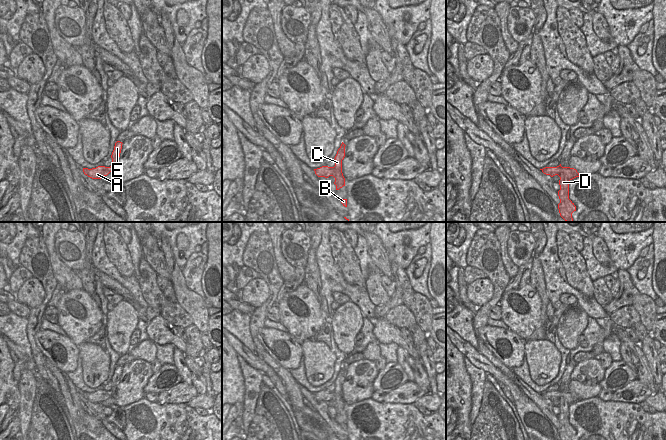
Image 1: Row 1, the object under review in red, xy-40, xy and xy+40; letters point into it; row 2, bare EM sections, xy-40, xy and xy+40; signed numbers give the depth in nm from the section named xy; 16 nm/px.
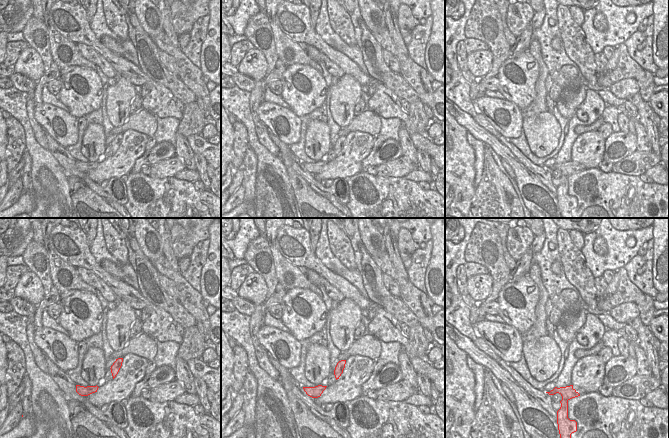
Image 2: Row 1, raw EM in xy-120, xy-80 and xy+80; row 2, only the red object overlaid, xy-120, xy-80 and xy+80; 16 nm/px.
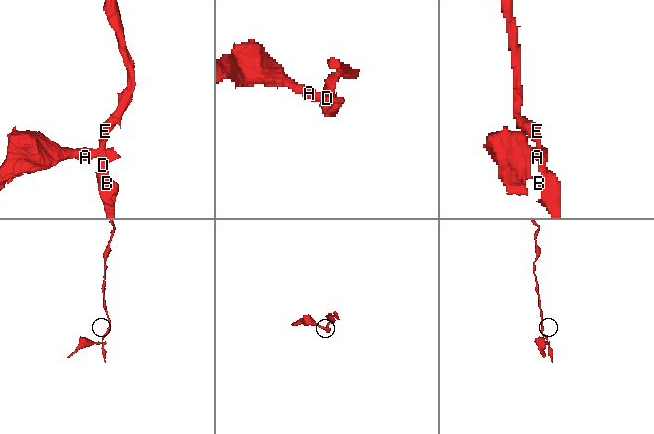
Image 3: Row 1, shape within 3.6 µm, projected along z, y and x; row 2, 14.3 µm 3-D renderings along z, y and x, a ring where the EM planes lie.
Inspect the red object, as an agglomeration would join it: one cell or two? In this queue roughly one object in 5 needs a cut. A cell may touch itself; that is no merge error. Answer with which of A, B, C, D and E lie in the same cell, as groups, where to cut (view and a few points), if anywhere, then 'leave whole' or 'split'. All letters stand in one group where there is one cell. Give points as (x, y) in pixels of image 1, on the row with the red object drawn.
A / B C D E | xy+40 (560, 166), (561, 172), (558, 175) | split

